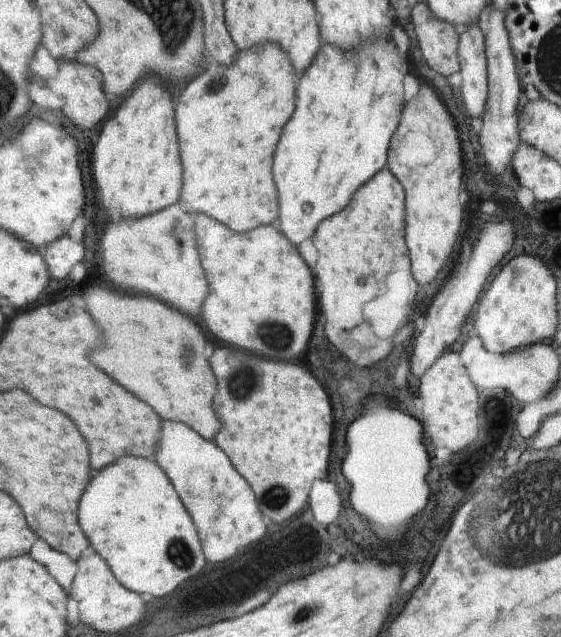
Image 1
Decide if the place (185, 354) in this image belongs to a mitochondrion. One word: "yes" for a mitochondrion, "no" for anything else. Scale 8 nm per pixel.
yes

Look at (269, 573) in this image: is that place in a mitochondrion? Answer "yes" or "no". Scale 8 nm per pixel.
no

